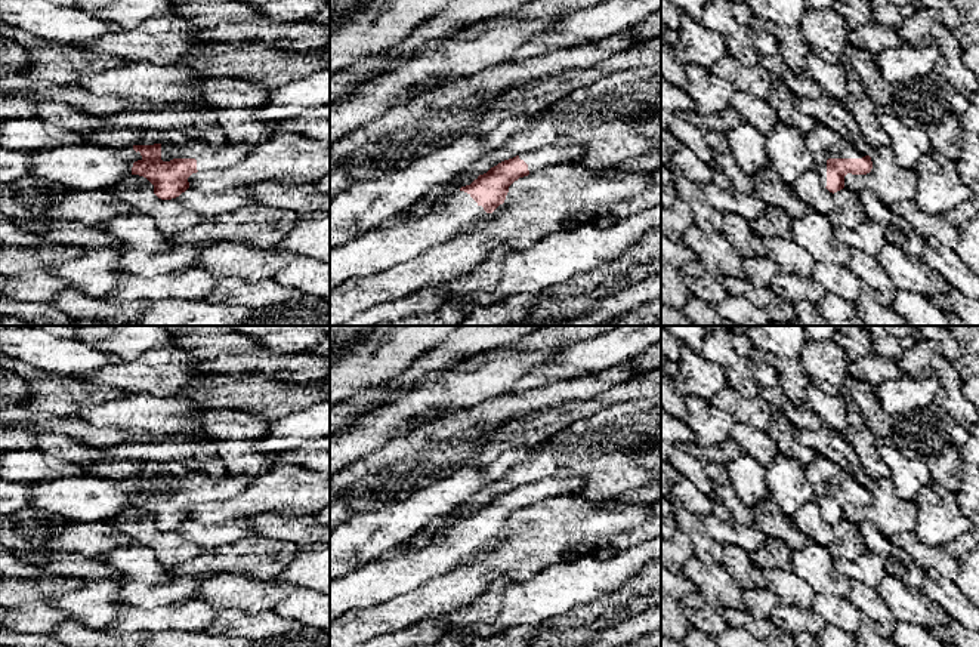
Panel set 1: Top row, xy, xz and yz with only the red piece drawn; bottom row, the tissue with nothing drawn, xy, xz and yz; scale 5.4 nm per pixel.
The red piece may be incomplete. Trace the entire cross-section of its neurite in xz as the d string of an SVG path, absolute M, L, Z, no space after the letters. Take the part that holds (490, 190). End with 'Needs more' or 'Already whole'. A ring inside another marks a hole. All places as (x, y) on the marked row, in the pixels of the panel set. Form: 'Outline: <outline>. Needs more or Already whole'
Outline: M546 145L534 151L522 152L498 163L487 173L479 175L470 185L461 187L447 200L433 203L421 215L414 215L411 207L408 207L383 221L376 228L345 241L330 250L330 292L340 287L349 278L379 274L404 261L416 258L432 246L454 238L461 231L472 229L488 213L492 213L504 203L509 187L515 181L544 167L574 161L581 152L583 148L580 145Z. Needs more

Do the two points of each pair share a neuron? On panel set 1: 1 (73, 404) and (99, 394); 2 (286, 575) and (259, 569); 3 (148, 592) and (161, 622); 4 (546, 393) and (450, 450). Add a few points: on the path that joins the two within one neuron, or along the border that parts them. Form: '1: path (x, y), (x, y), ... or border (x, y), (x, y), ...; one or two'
1: path (79, 399), (83, 394), (93, 394); one
2: border (289, 560), (274, 578); two
3: border (188, 597), (153, 607), (127, 607); two
4: path (522, 403), (491, 413), (473, 428); one

